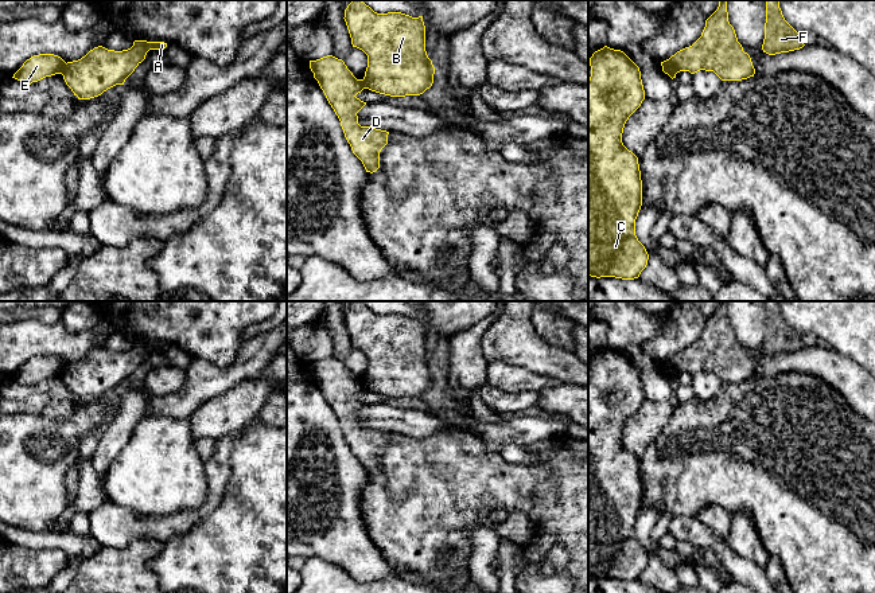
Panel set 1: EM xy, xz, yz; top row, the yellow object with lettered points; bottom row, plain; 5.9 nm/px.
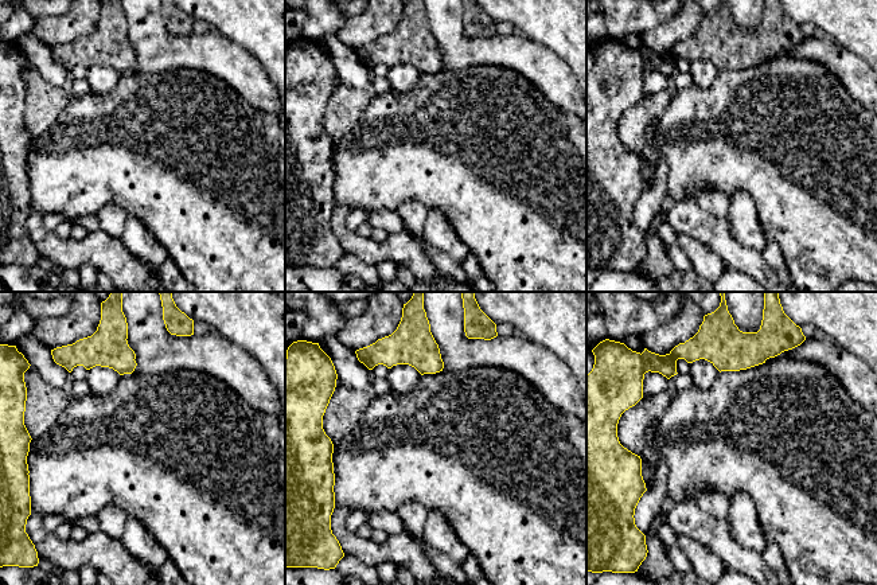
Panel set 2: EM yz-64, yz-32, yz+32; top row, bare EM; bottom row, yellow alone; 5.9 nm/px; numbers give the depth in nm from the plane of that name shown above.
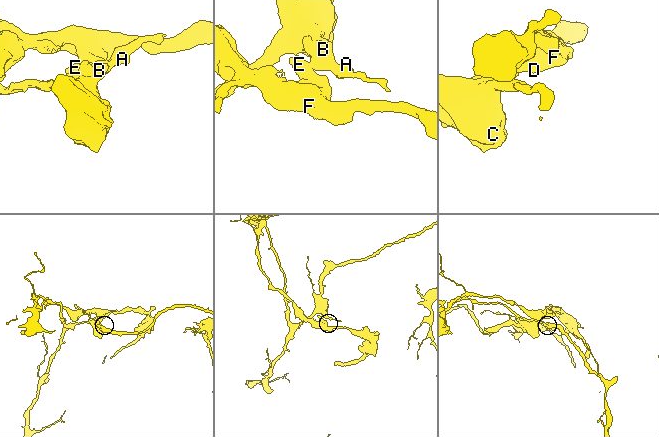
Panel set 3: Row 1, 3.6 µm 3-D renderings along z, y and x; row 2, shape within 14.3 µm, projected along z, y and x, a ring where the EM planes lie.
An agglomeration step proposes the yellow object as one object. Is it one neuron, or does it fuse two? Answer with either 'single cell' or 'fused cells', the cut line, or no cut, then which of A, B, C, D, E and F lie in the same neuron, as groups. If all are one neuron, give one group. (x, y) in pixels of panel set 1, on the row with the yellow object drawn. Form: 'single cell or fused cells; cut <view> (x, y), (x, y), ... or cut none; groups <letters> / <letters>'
fused cells; cut xy (66, 63), (61, 73); groups A B C / D E F

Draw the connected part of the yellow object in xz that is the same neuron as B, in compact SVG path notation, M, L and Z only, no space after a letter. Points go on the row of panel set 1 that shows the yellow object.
M362 0L345 9L353 47L368 55L365 89L390 95L420 95L433 83L435 67L425 51L423 16L377 13Z

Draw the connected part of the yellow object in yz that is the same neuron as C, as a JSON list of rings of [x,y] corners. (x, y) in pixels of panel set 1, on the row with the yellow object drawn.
[[[607,46],[590,58],[588,79],[588,276],[638,278],[646,268],[649,254],[635,235],[635,219],[642,206],[642,180],[638,157],[622,143],[622,133],[629,117],[645,100],[639,67],[621,50]]]

